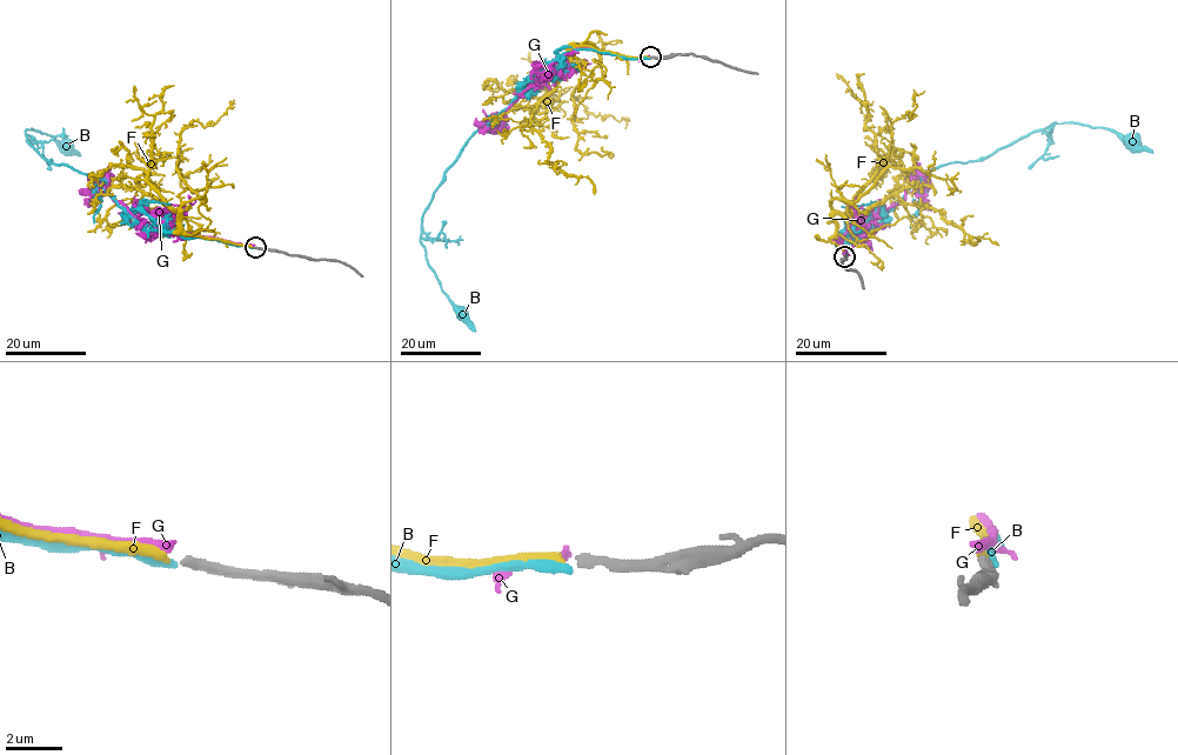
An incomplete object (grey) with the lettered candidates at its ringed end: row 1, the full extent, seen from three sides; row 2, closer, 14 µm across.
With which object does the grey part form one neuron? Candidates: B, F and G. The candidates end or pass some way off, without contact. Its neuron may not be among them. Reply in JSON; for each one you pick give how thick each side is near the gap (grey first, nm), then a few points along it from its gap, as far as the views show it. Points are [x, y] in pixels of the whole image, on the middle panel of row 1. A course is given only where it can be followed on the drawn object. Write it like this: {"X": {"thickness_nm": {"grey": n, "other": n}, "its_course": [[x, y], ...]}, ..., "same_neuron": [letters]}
{"F": {"thickness_nm": {"grey": 340, "other": 320}, "its_course": [[648, 57], [576, 46], [593, 46], [600, 64], [571, 95], [587, 113], [624, 118], [624, 127]]}, "same_neuron": ["F"]}

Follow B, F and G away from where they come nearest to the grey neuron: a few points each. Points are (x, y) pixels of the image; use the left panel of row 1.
B: (254, 248), (153, 229), (88, 175), (46, 160), (27, 141), (25, 131), (33, 129), (65, 145)
F: (253, 248), (181, 224), (181, 207), (205, 199), (176, 167), (180, 131), (192, 120), (213, 125), (229, 101)
G: (254, 246), (180, 234), (167, 222), (142, 224), (95, 179), (96, 194), (93, 201), (88, 198)

